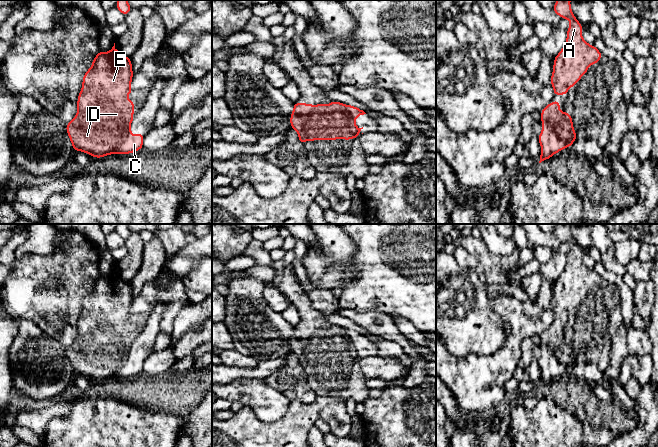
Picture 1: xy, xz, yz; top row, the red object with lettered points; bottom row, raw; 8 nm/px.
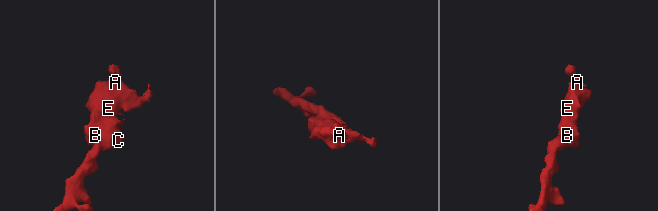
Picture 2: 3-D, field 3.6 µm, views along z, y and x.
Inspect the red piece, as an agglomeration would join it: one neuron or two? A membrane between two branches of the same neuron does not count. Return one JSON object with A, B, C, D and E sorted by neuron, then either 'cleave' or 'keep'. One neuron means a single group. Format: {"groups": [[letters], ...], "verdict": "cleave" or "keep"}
{"groups": [["A", "B", "D", "E"], ["C"]], "verdict": "cleave"}

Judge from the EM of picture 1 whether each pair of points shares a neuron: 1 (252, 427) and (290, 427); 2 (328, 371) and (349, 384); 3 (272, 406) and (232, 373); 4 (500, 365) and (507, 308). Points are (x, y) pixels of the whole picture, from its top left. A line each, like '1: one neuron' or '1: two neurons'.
1: one neuron
2: one neuron
3: two neurons
4: one neuron

